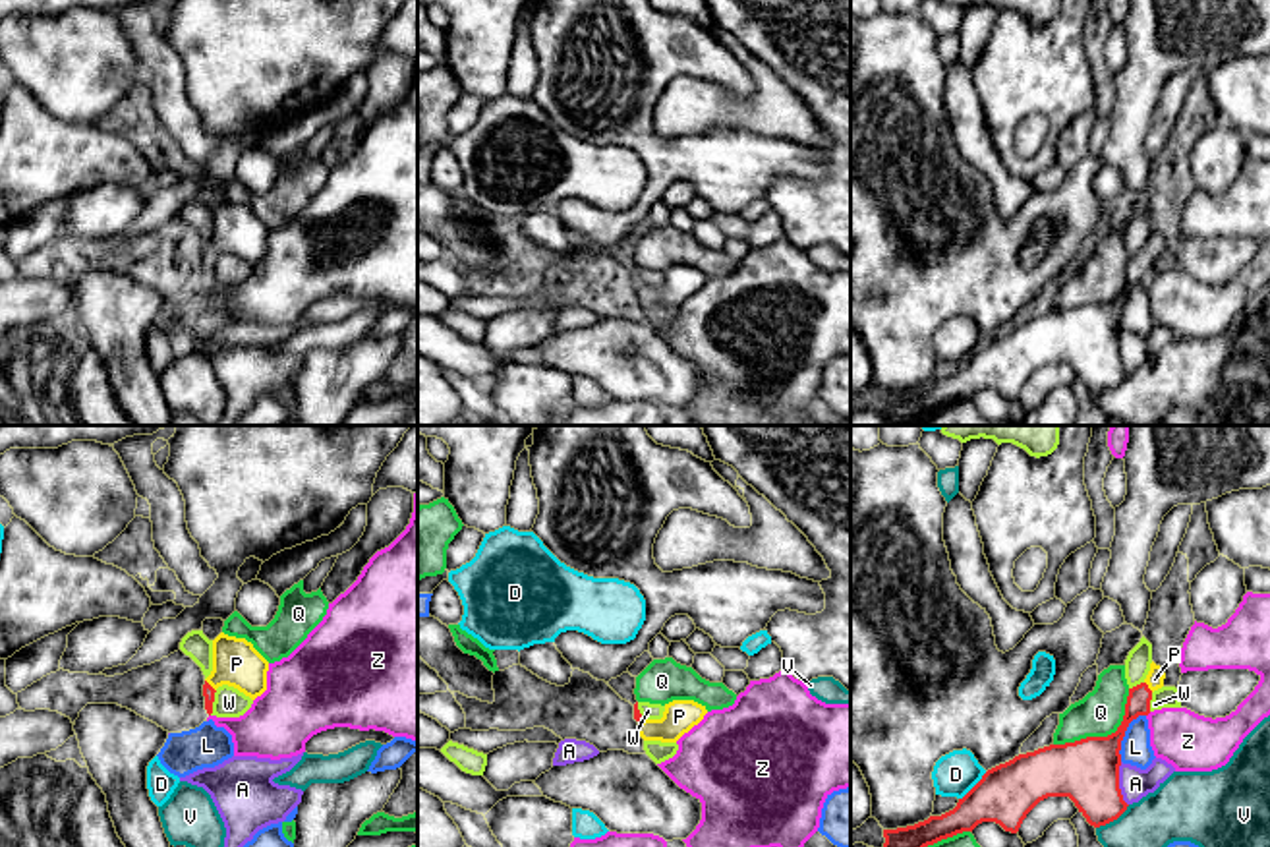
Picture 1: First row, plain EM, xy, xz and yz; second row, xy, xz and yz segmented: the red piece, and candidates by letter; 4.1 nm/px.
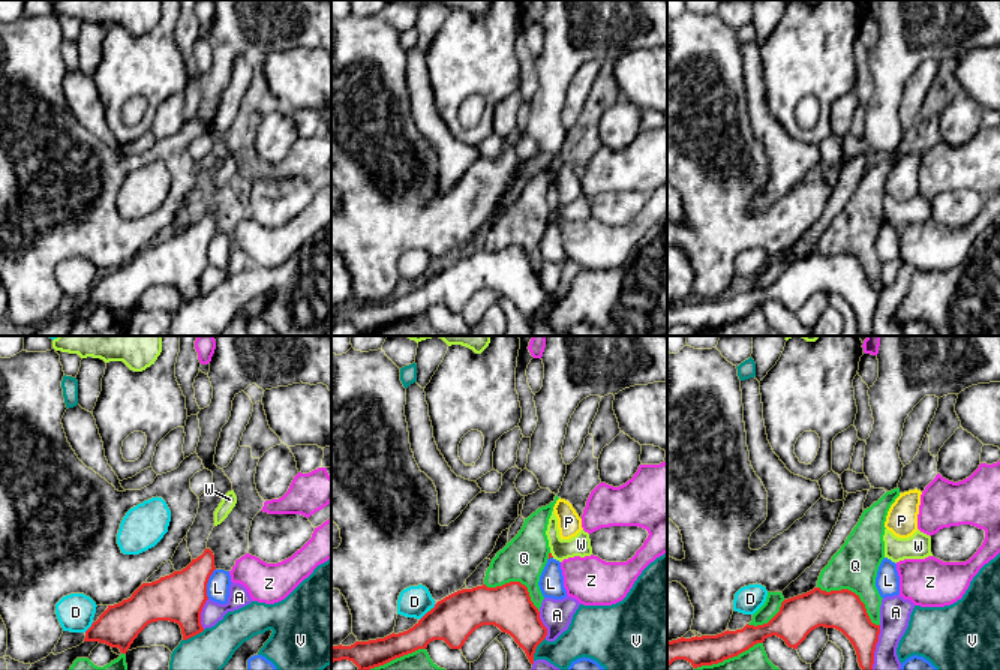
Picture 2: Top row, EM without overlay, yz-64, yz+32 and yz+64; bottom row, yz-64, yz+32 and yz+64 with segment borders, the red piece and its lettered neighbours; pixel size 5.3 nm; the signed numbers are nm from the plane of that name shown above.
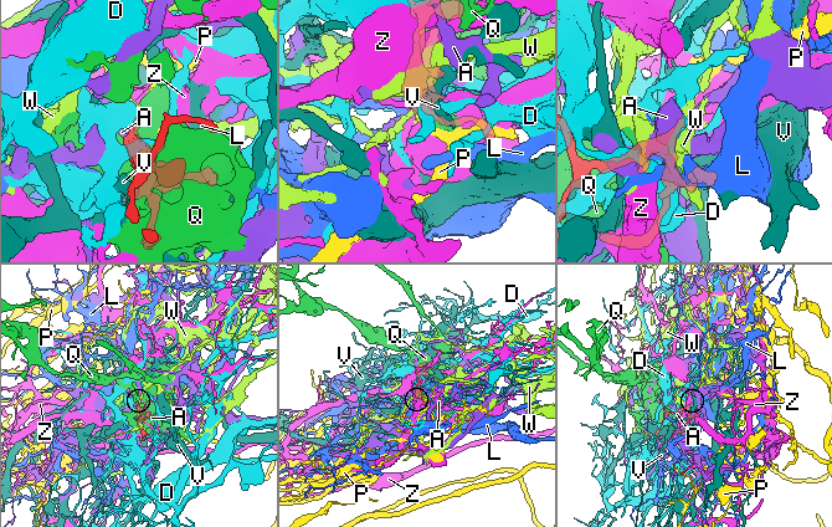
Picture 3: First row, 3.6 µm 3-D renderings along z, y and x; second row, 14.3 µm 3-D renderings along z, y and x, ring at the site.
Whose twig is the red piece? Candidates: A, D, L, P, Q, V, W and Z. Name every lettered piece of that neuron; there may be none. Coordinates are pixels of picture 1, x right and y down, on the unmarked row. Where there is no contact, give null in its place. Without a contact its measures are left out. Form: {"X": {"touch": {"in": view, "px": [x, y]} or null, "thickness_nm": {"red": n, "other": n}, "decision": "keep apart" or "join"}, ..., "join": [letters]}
{"A": {"touch": {"in": "yz", "px": [1118, 350]}, "thickness_nm": {"red": 260, "other": 130}, "decision": "keep apart"}, "D": {"touch": {"in": "yz", "px": [975, 352]}, "thickness_nm": {"red": 240, "other": 180}, "decision": "keep apart"}, "L": {"touch": {"in": "yz", "px": [1124, 302]}, "thickness_nm": {"red": 260, "other": 130}, "decision": "keep apart"}, "P": {"touch": {"in": "xy", "px": [209, 252]}, "thickness_nm": {"red": 50, "other": 190}, "decision": "join"}, "Q": {"touch": {"in": "yz", "px": [1104, 304]}, "thickness_nm": {"red": 260, "other": 190}, "decision": "keep apart"}, "V": {"touch": {"in": "yz", "px": [1112, 387]}, "thickness_nm": {"red": 260, "other": 220}, "decision": "keep apart"}, "W": {"touch": {"in": "xy", "px": [211, 269]}, "thickness_nm": {"red": 50, "other": 130}, "decision": "keep apart"}, "Z": {"touch": null, "decision": "keep apart"}, "join": ["P"]}

